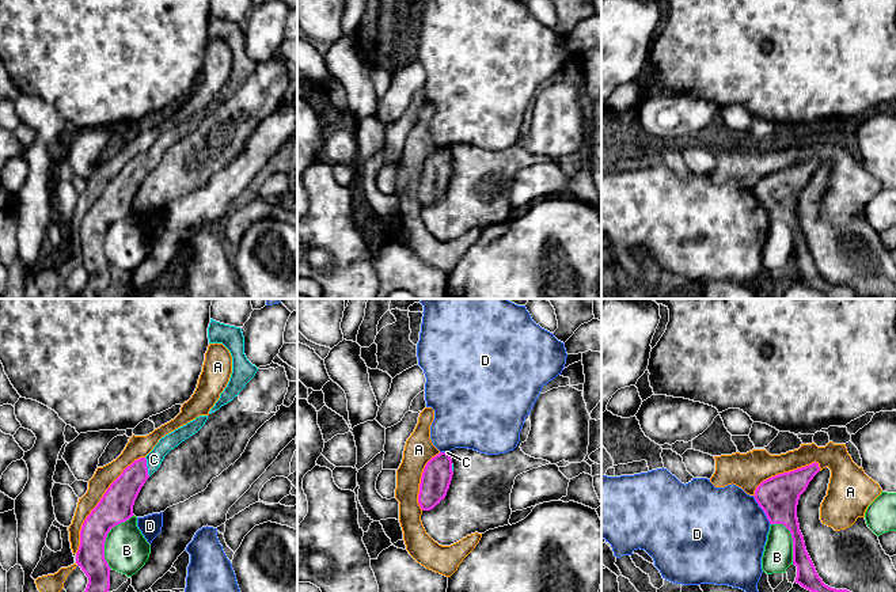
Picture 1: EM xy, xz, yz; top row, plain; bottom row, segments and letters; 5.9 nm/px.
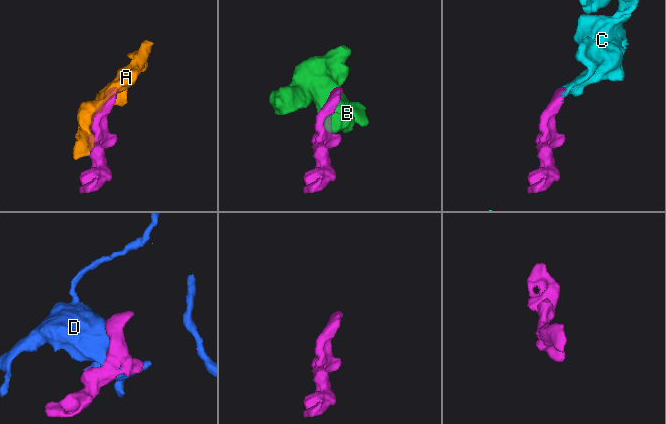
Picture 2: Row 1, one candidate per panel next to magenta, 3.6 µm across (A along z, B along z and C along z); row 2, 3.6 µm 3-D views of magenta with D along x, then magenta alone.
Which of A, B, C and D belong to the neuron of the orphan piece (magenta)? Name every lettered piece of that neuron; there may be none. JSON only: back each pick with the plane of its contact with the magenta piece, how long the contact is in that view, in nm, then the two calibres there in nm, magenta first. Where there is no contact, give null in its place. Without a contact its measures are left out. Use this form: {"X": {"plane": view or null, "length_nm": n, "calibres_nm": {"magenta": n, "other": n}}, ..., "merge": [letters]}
{"C": {"plane": "xy", "length_nm": 120, "calibres_nm": {"magenta": 180, "other": 100}}, "merge": ["C"]}

